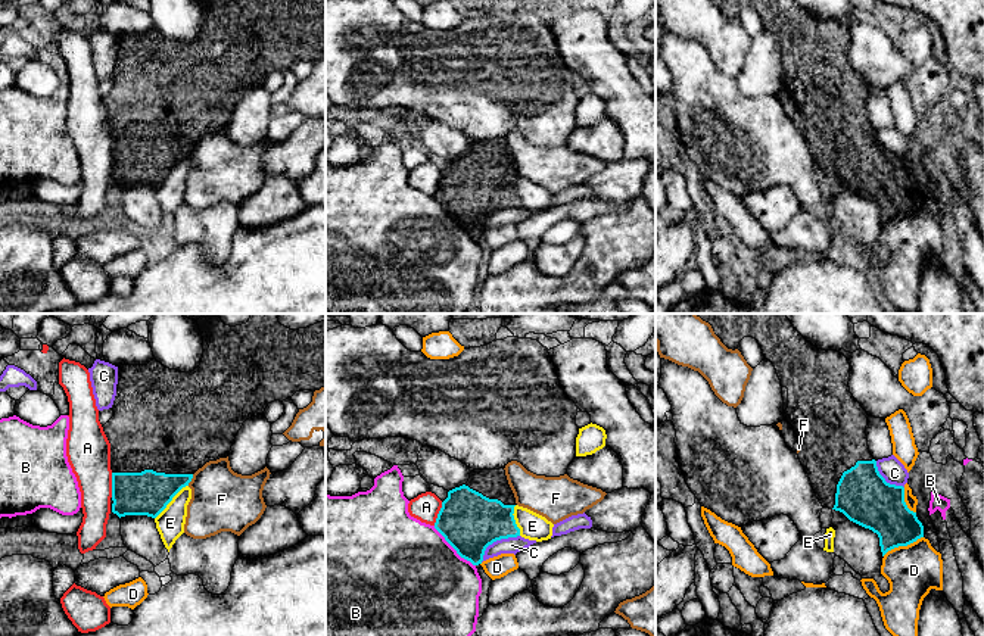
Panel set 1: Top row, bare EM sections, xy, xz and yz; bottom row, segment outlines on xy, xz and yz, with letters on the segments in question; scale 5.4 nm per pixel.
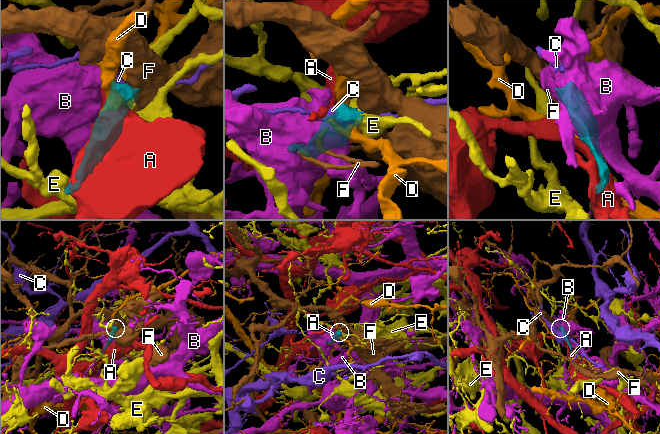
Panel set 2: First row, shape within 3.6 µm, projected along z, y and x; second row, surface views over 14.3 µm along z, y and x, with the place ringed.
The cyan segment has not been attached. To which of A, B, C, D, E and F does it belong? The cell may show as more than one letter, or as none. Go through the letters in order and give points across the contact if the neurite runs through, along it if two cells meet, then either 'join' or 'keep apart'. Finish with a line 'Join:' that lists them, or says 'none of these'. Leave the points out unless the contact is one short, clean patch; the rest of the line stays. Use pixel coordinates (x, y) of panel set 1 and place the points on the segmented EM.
A: keep apart
B: keep apart
C: border xz (519, 535), (494, 541), (486, 548), (480, 561); keep apart
D: keep apart
E: border xy (187, 485), (155, 518); keep apart
F: border xy (193, 474), (187, 485); keep apart
Join: none of these

